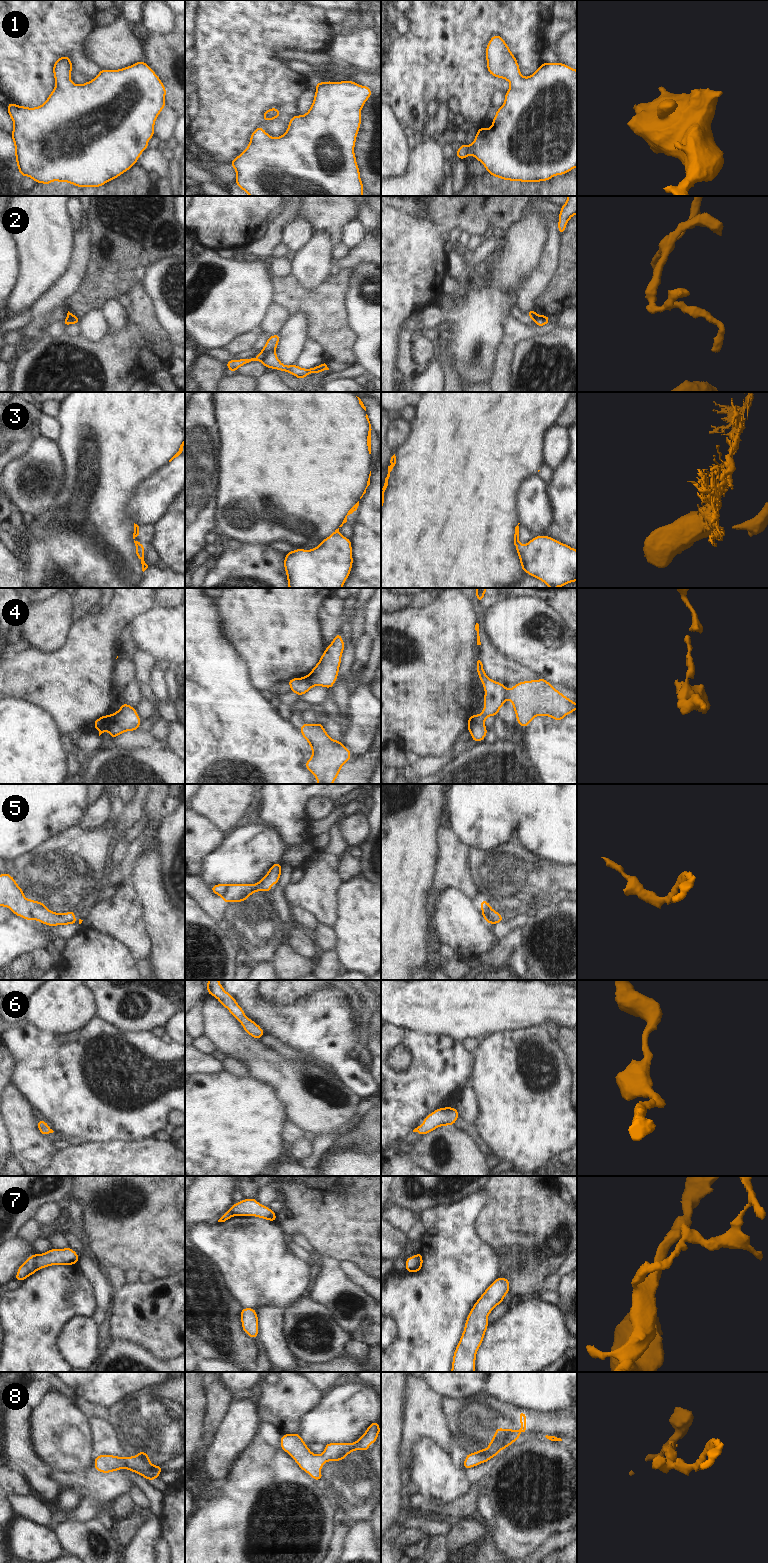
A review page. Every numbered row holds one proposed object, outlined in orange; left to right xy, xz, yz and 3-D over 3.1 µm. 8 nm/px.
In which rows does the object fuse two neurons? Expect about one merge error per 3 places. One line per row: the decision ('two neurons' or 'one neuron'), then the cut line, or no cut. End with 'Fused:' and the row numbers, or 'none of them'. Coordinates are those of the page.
1: one neuron; cut none
2: two neurons; cut xz (262, 350), (274, 351)
3: two neurons; cut yz (523, 545), (522, 559), (525, 569)
4: two neurons; cut yz (472, 715), (474, 723), (483, 724)
5: two neurons; cut xy (35, 901), (31, 911), (32, 918)
6: one neuron; cut none
7: two neurons; cut xy (36, 1254), (34, 1259), (35, 1270)
8: one neuron; cut none
Fused: 2, 3, 4, 5, 7

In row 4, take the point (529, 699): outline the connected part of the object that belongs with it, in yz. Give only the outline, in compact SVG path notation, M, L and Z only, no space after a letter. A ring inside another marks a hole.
M480 657L476 660L476 667L485 690L485 704L481 714L473 715L473 723L484 724L488 716L497 716L508 698L521 728L528 726L538 715L549 716L559 722L566 714L572 714L577 709L576 703L557 691L544 678L519 682L508 690L502 683L495 682L486 675Z

